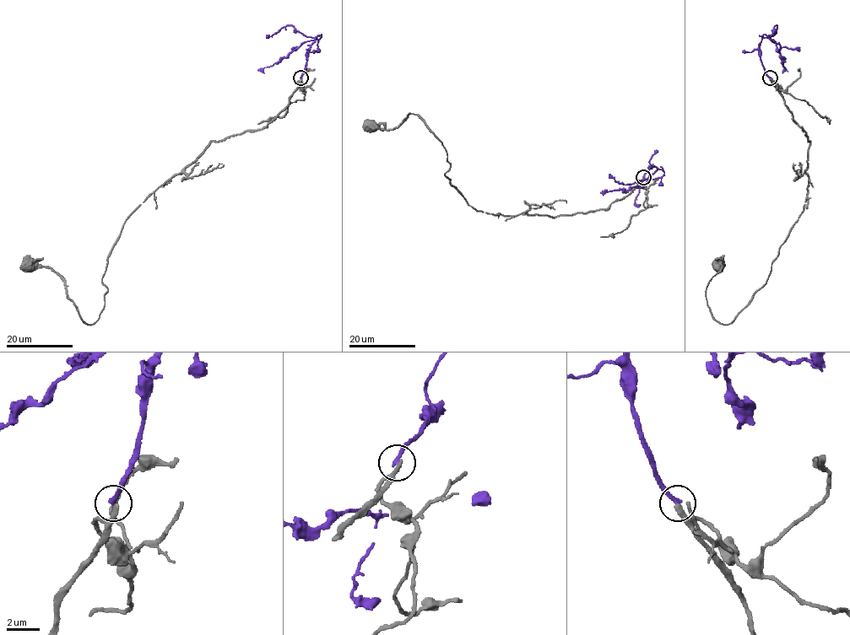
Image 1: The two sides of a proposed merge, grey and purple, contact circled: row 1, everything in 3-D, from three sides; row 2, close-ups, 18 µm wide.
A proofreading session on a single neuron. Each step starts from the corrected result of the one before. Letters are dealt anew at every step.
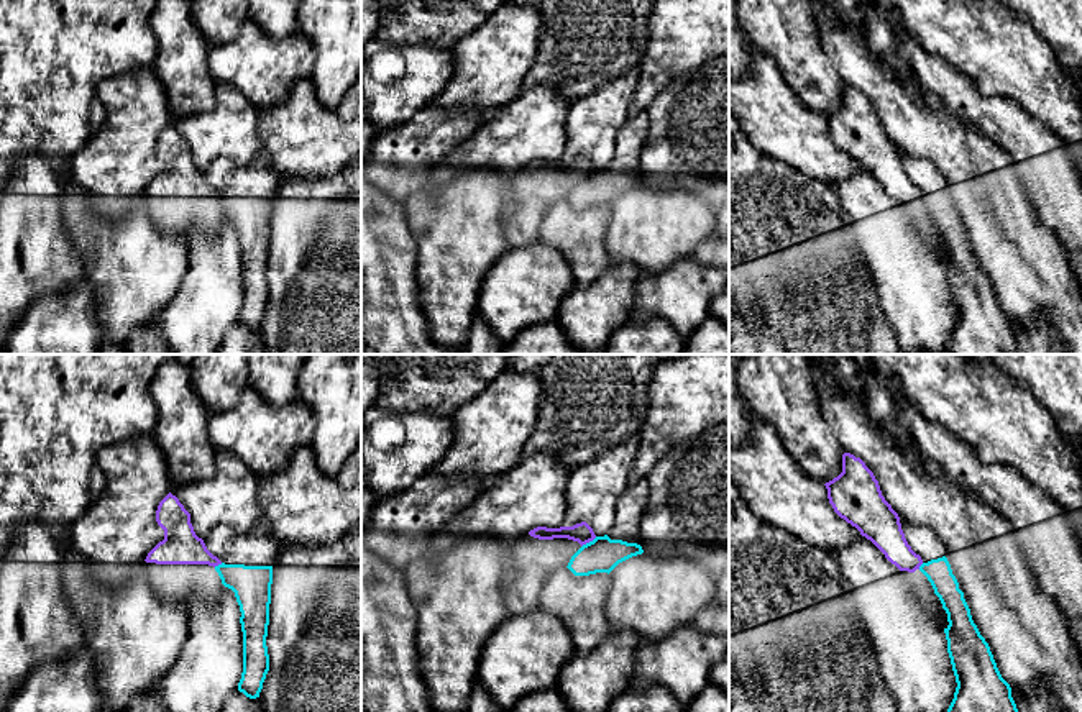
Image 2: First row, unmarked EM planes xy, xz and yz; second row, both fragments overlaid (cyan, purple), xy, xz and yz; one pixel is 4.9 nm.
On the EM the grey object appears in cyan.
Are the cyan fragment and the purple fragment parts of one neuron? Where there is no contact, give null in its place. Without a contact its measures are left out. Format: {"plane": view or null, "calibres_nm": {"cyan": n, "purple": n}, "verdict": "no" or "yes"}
{"plane": "xz", "calibres_nm": {"cyan": 170, "purple": 100}, "verdict": "no"}

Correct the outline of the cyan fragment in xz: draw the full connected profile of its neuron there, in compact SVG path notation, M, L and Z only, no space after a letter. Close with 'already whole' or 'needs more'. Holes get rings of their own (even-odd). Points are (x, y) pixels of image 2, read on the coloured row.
M645 477L630 482L616 504L616 518L609 533L583 545L566 568L575 576L609 574L619 563L642 555L640 518L649 497Z; needs more

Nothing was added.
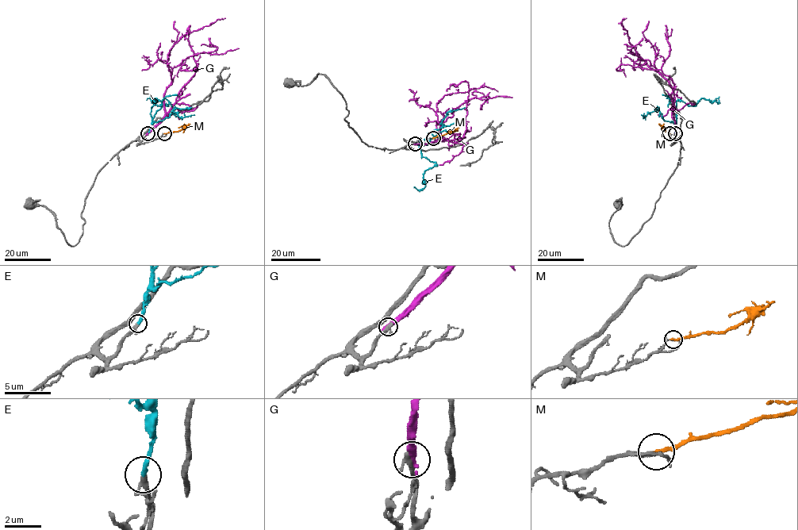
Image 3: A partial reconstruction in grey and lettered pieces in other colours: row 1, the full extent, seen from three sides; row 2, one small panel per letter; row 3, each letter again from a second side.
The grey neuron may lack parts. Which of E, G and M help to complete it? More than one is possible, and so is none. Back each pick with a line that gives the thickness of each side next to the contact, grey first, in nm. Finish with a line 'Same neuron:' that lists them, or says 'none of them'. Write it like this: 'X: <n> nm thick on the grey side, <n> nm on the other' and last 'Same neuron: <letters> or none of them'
E: 260 nm thick on the grey side, 260 nm on the other
Same neuron: E

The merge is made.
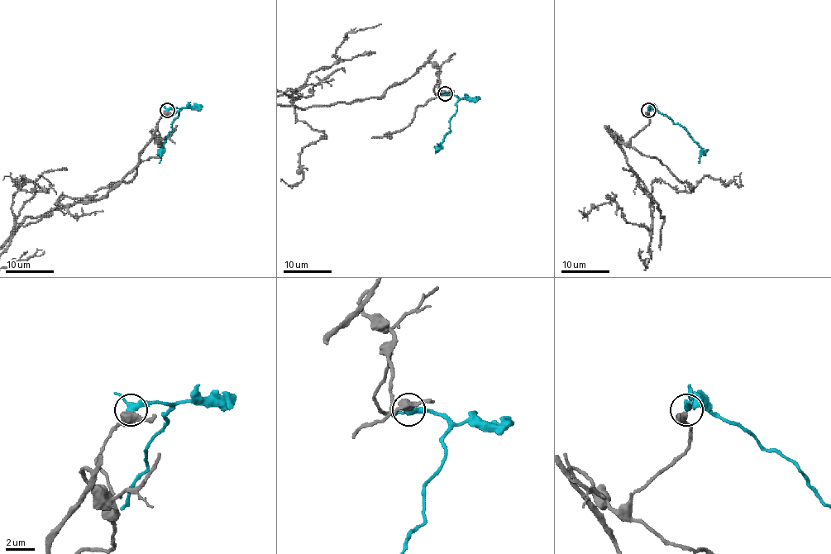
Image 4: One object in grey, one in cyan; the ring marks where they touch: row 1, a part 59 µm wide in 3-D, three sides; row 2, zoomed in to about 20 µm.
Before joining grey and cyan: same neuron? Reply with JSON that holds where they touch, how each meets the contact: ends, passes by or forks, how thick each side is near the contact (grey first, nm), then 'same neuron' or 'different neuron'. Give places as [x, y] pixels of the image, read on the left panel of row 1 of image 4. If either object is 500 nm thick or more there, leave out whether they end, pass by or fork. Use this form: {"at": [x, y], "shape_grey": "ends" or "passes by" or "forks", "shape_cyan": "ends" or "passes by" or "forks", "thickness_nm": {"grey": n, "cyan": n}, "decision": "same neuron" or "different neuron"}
{"at": [167, 110], "thickness_nm": {"grey": 500, "cyan": 340}, "decision": "different neuron"}

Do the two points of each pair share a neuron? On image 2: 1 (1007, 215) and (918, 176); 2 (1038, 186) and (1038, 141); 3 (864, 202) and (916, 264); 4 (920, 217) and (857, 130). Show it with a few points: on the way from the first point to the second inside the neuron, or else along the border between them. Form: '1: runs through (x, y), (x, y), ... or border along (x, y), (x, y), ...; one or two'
1: border along (918, 159), (926, 159), (948, 186); two
2: runs through (1038, 174), (1038, 153); one
3: runs through (875, 217), (885, 233), (902, 250); one
4: runs through (910, 196), (895, 181), (875, 151); one

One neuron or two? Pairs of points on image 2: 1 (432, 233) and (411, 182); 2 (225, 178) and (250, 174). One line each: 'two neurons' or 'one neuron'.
1: two neurons
2: one neuron

